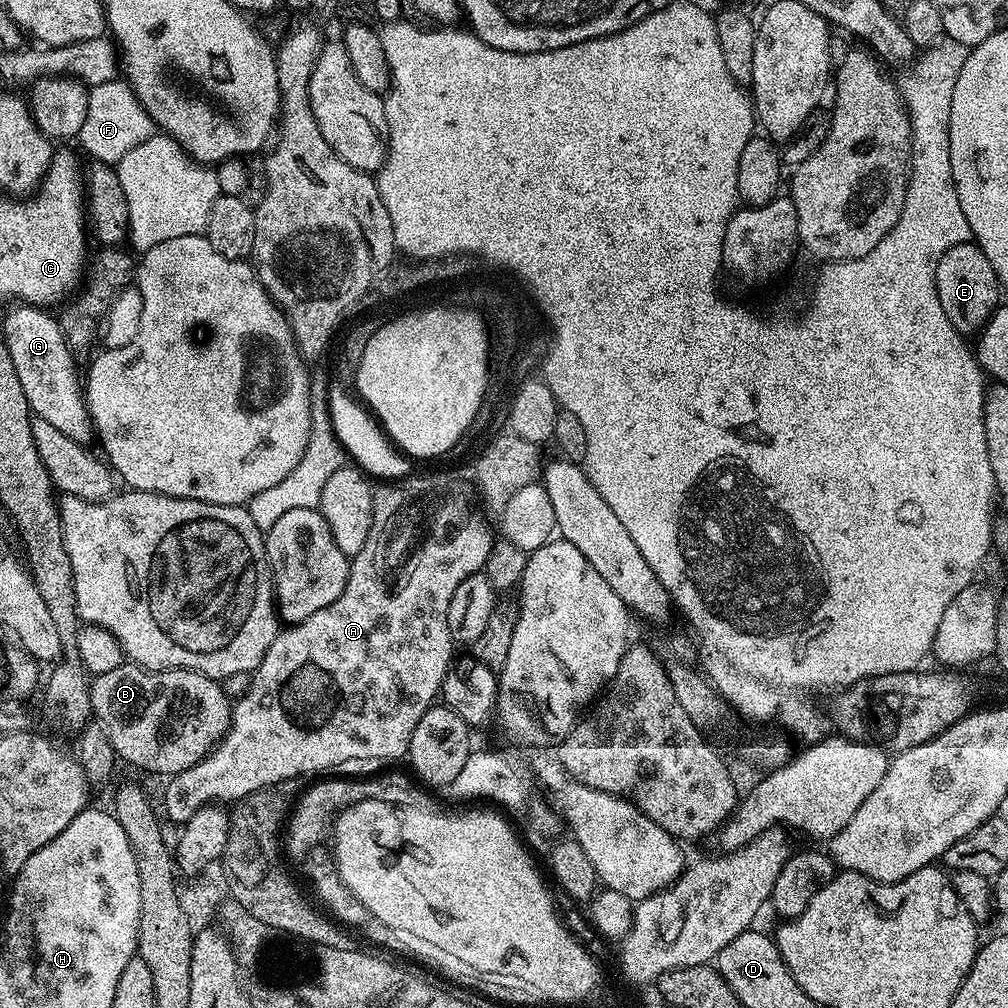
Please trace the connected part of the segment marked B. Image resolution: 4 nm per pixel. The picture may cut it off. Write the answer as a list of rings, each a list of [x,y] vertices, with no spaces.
[[[125,662],[114,670],[95,677],[91,682],[93,684],[88,689],[88,695],[95,721],[110,739],[117,757],[136,768],[162,774],[164,778],[176,775],[207,756],[228,731],[231,699],[228,700],[217,681],[201,672],[187,671],[184,668],[150,672],[139,665]]]

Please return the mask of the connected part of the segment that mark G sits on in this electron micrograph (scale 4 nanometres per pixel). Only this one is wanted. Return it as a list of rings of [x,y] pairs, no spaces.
[[[17,303],[15,306],[9,307],[8,310],[9,312],[4,316],[2,338],[10,350],[14,370],[18,370],[18,382],[22,382],[22,394],[26,394],[26,402],[31,415],[50,422],[50,426],[58,426],[58,430],[62,430],[62,434],[66,434],[66,438],[84,444],[87,441],[87,436],[91,437],[94,432],[92,418],[88,414],[82,376],[81,373],[80,376],[76,373],[78,364],[72,359],[70,350],[66,346],[59,319],[51,311],[30,304]]]

